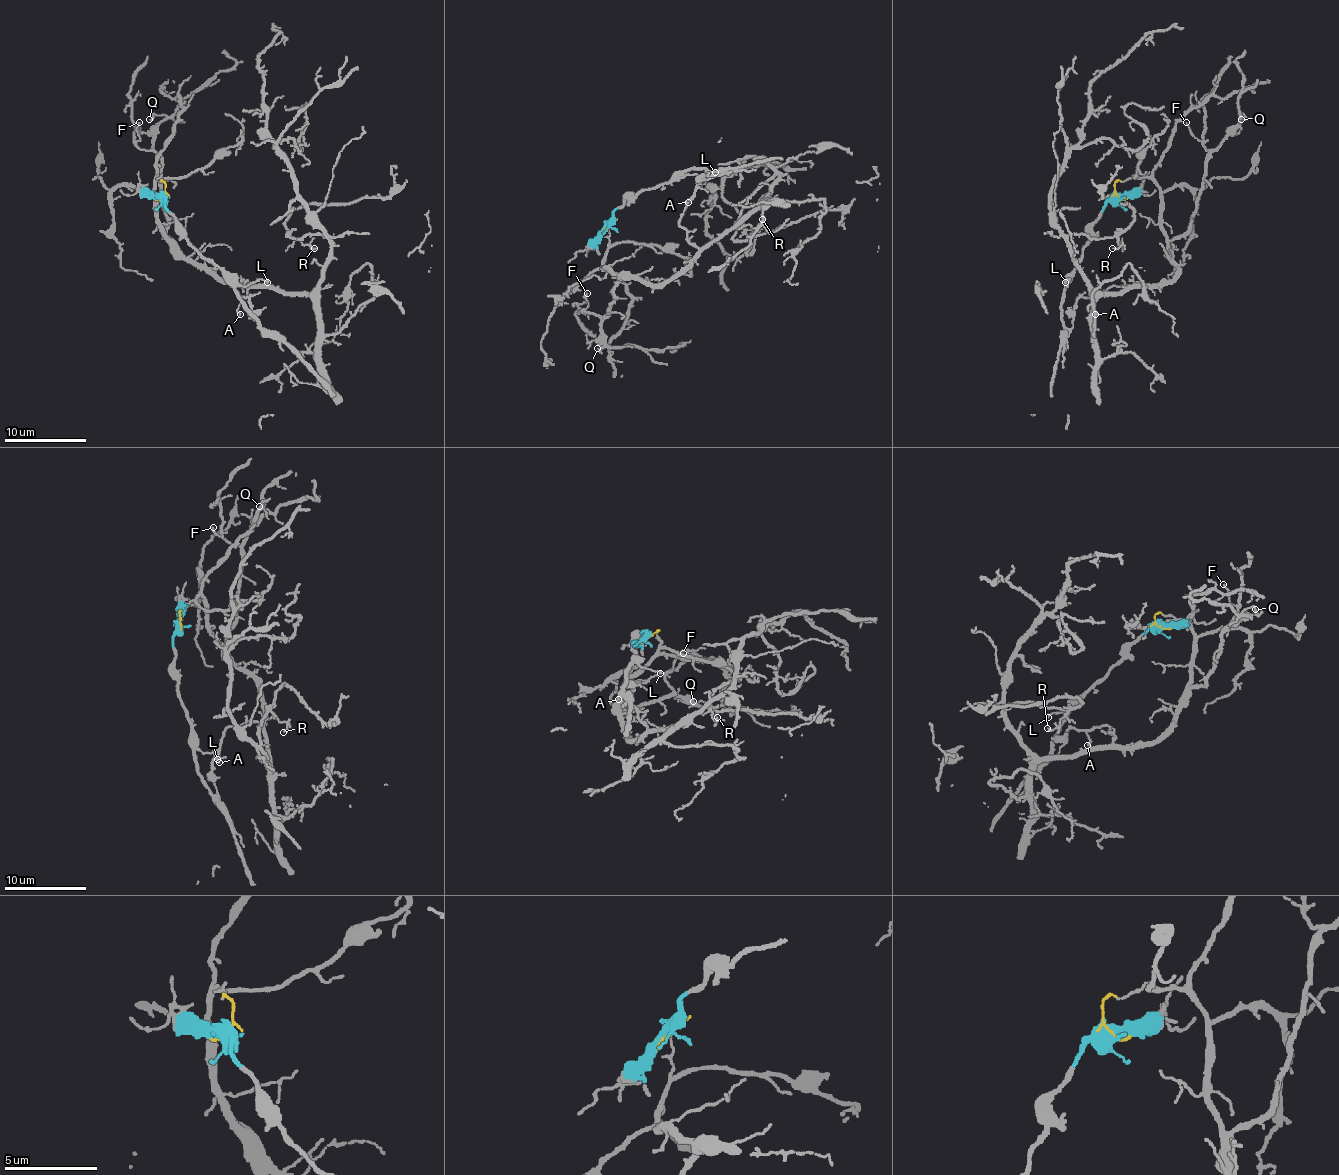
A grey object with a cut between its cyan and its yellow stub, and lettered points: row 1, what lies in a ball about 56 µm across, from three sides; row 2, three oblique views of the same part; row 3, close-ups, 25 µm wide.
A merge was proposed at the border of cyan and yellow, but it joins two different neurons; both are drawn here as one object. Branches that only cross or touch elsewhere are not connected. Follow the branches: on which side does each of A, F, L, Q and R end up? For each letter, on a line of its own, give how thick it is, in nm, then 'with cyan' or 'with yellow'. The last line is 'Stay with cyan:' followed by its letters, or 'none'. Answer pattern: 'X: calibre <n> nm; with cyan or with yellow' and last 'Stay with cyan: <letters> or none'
A: calibre 130 nm; with yellow
F: calibre 70 nm; with yellow
L: calibre 140 nm; with cyan
Q: calibre 110 nm; with yellow
R: calibre 130 nm; with yellow
Stay with cyan: L

